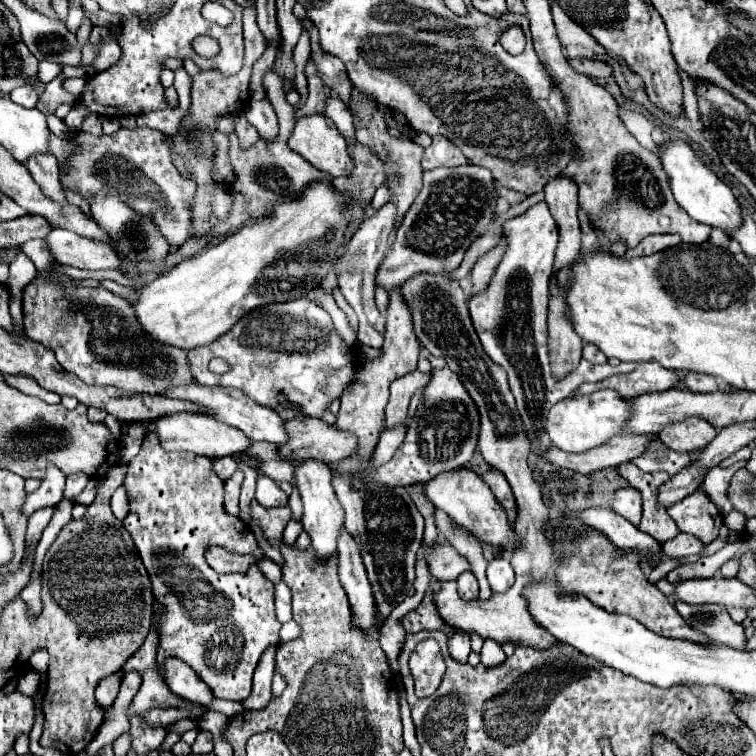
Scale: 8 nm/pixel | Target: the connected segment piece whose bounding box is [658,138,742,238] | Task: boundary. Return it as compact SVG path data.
M680 138L666 142L658 156L662 160L666 174L670 176L674 198L688 212L688 216L694 218L696 222L708 224L712 228L720 228L726 236L732 238L732 232L742 224L742 210L732 190L694 154L690 144L686 144Z

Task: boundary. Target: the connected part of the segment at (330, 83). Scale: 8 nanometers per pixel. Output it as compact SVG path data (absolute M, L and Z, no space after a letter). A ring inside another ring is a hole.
M302 20L304 28L310 32L310 40L312 40L312 60L318 64L318 74L322 76L324 84L340 98L344 100L344 104L348 104L350 100L350 90L352 90L352 82L346 74L344 64L336 58L330 56L328 52L324 52L320 48L320 40L318 40L318 30L314 28L314 24L310 24L310 20Z

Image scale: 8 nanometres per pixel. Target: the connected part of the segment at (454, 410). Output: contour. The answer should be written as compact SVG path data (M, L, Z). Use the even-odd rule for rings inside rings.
M448 366L432 368L432 378L424 388L422 400L412 418L412 424L408 426L402 446L388 464L374 472L374 480L380 486L394 488L412 486L414 482L426 484L438 474L452 472L470 462L478 446L478 432L480 416L476 412L476 404L472 404L472 398L468 392L464 392L460 378Z

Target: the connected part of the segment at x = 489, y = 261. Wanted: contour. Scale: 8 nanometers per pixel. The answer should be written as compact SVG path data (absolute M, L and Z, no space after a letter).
M504 240L494 246L490 252L486 252L484 256L480 256L480 260L476 262L476 266L472 268L472 278L474 278L474 288L472 288L472 294L476 292L482 292L486 286L488 286L488 280L492 278L492 272L494 268L498 266L498 262L502 260L502 254L506 250L506 244Z

